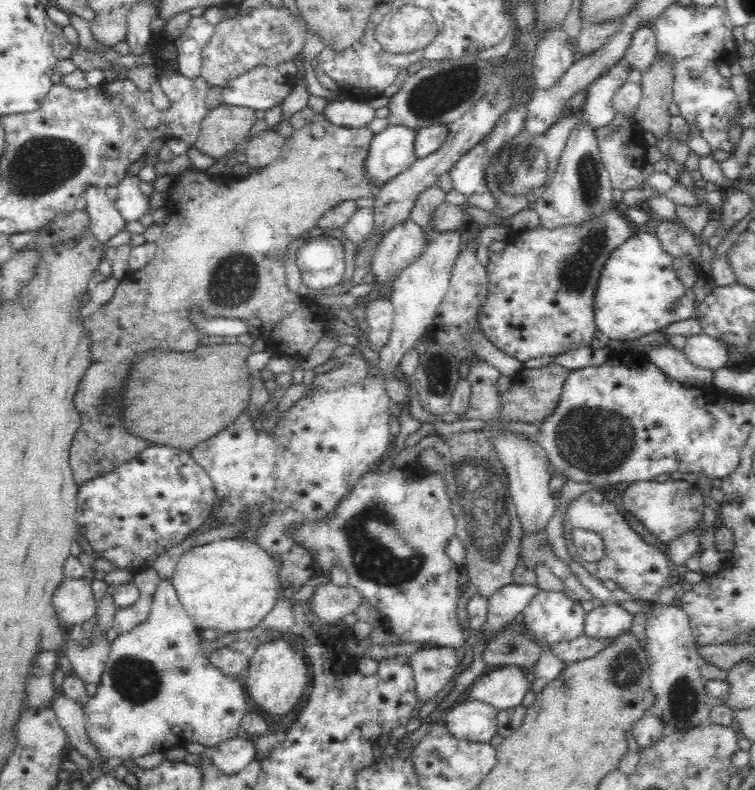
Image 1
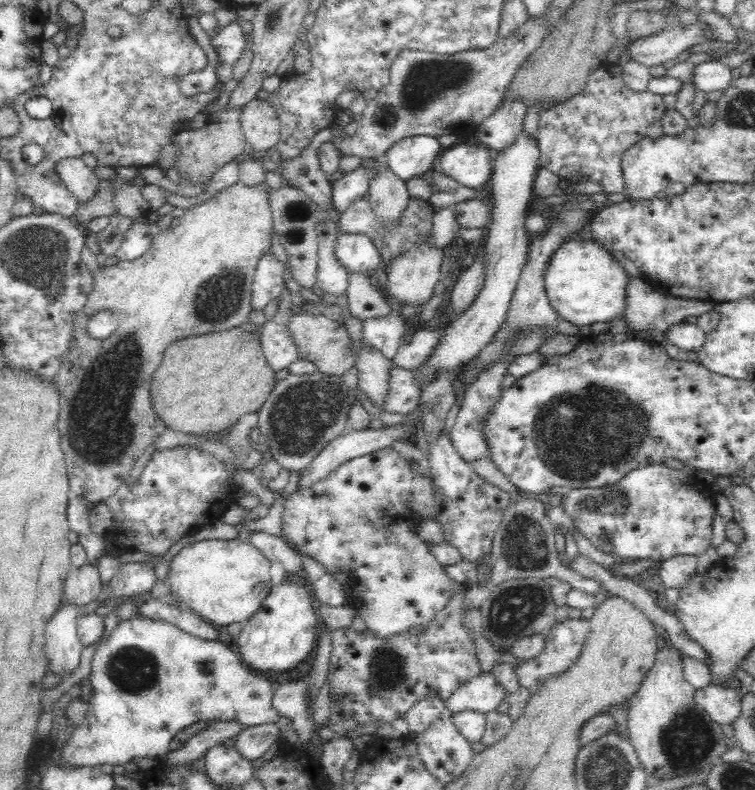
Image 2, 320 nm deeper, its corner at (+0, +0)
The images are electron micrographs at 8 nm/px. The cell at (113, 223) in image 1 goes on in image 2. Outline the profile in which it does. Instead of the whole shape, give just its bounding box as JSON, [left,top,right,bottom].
[54,157,99,203]

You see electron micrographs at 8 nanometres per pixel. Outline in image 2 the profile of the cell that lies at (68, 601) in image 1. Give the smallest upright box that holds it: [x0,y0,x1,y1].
[63,565,104,608]

